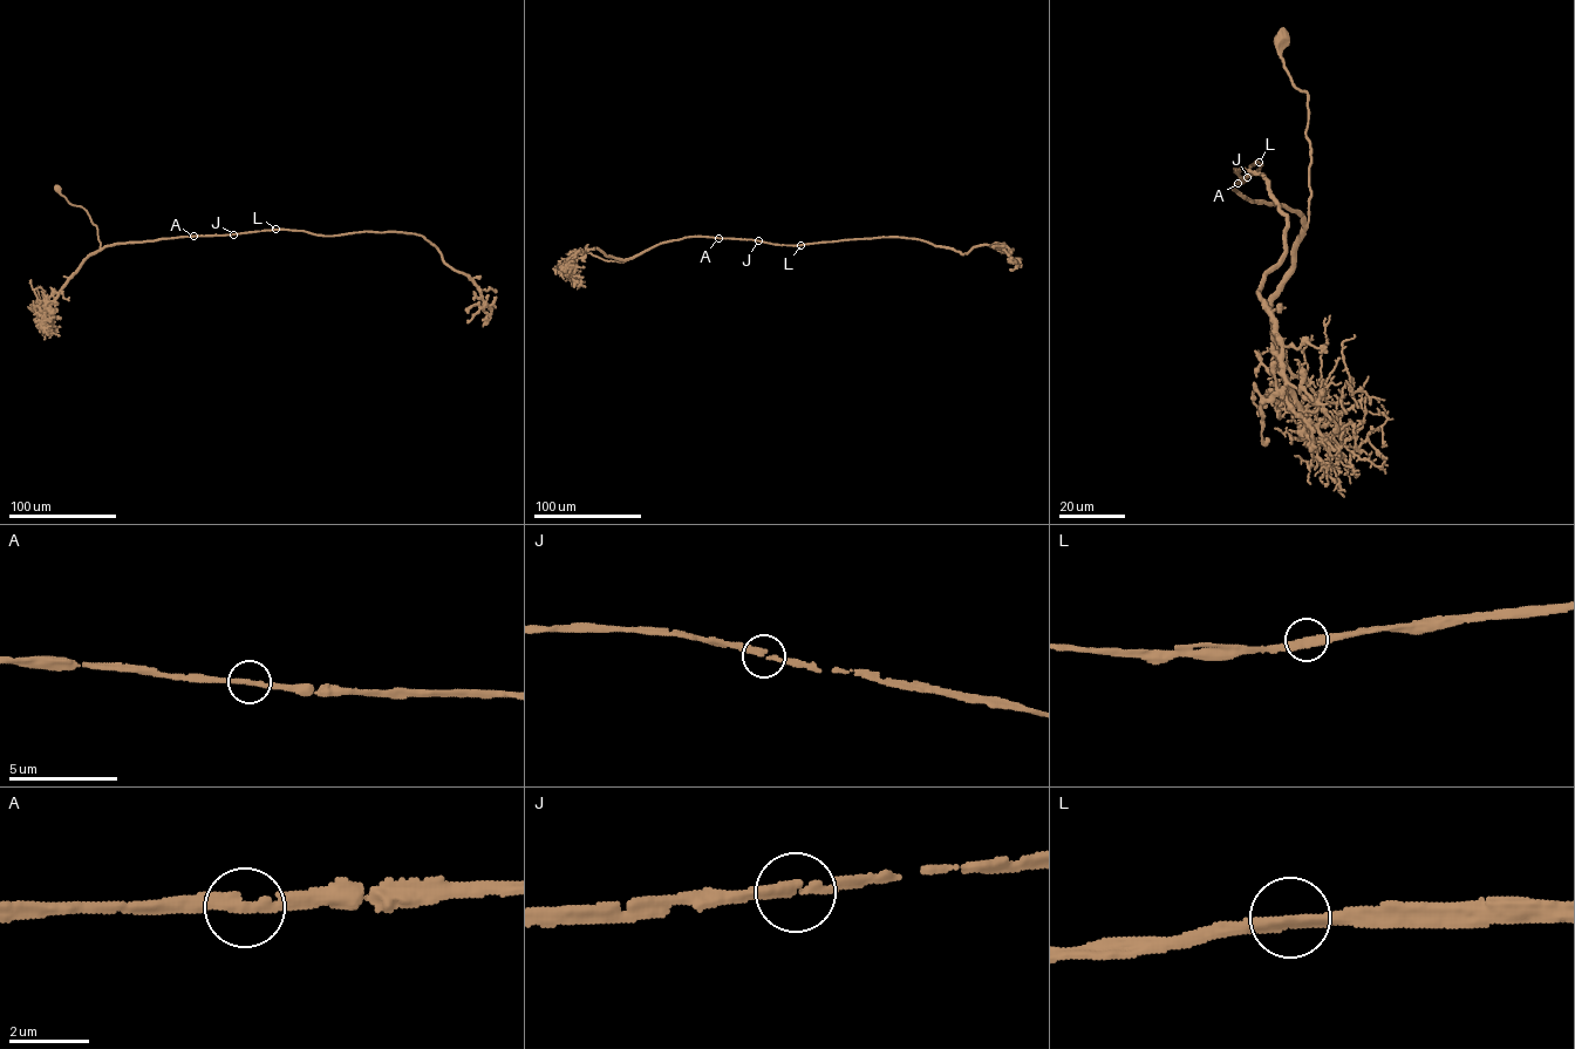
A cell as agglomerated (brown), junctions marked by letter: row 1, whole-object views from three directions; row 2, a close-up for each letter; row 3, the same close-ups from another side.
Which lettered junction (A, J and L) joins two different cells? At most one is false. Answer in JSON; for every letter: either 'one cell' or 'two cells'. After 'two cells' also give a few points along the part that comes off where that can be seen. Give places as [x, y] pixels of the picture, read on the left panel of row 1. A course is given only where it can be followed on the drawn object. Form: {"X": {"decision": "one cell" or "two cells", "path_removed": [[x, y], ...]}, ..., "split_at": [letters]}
{"A": {"decision": "one cell"}, "J": {"decision": "one cell"}, "L": {"decision": "one cell"}, "split_at": []}

